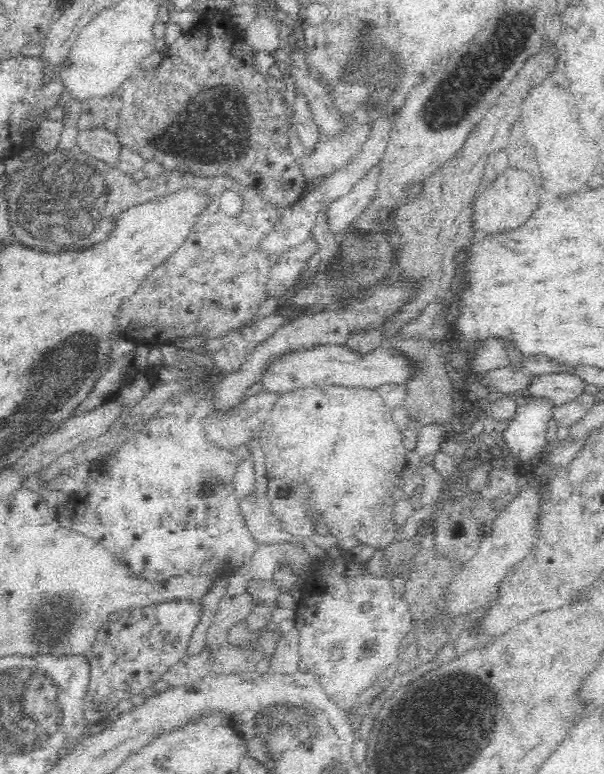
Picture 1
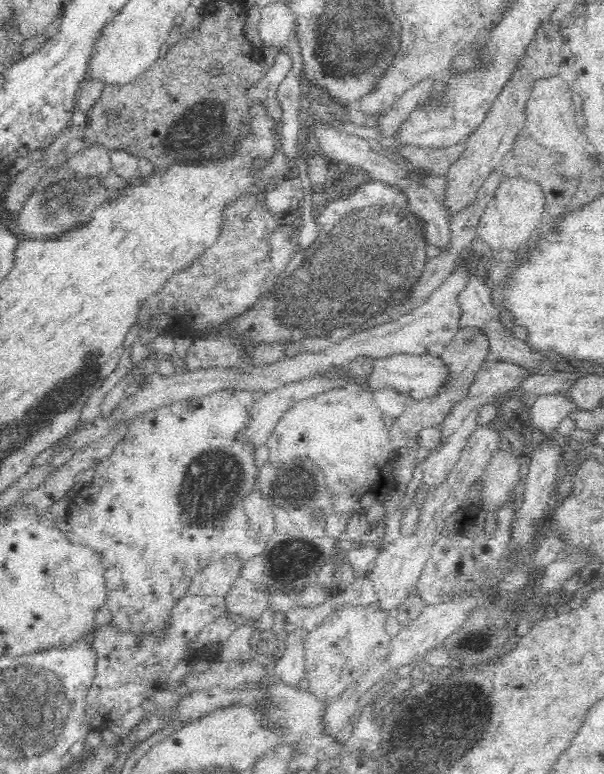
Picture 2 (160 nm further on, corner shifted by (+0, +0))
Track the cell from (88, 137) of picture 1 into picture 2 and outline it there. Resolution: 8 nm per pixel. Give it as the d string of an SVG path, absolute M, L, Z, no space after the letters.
M104 145L86 146L78 150L67 160L67 165L76 170L76 174L92 174L106 178L111 171L111 160L108 156L109 147Z

